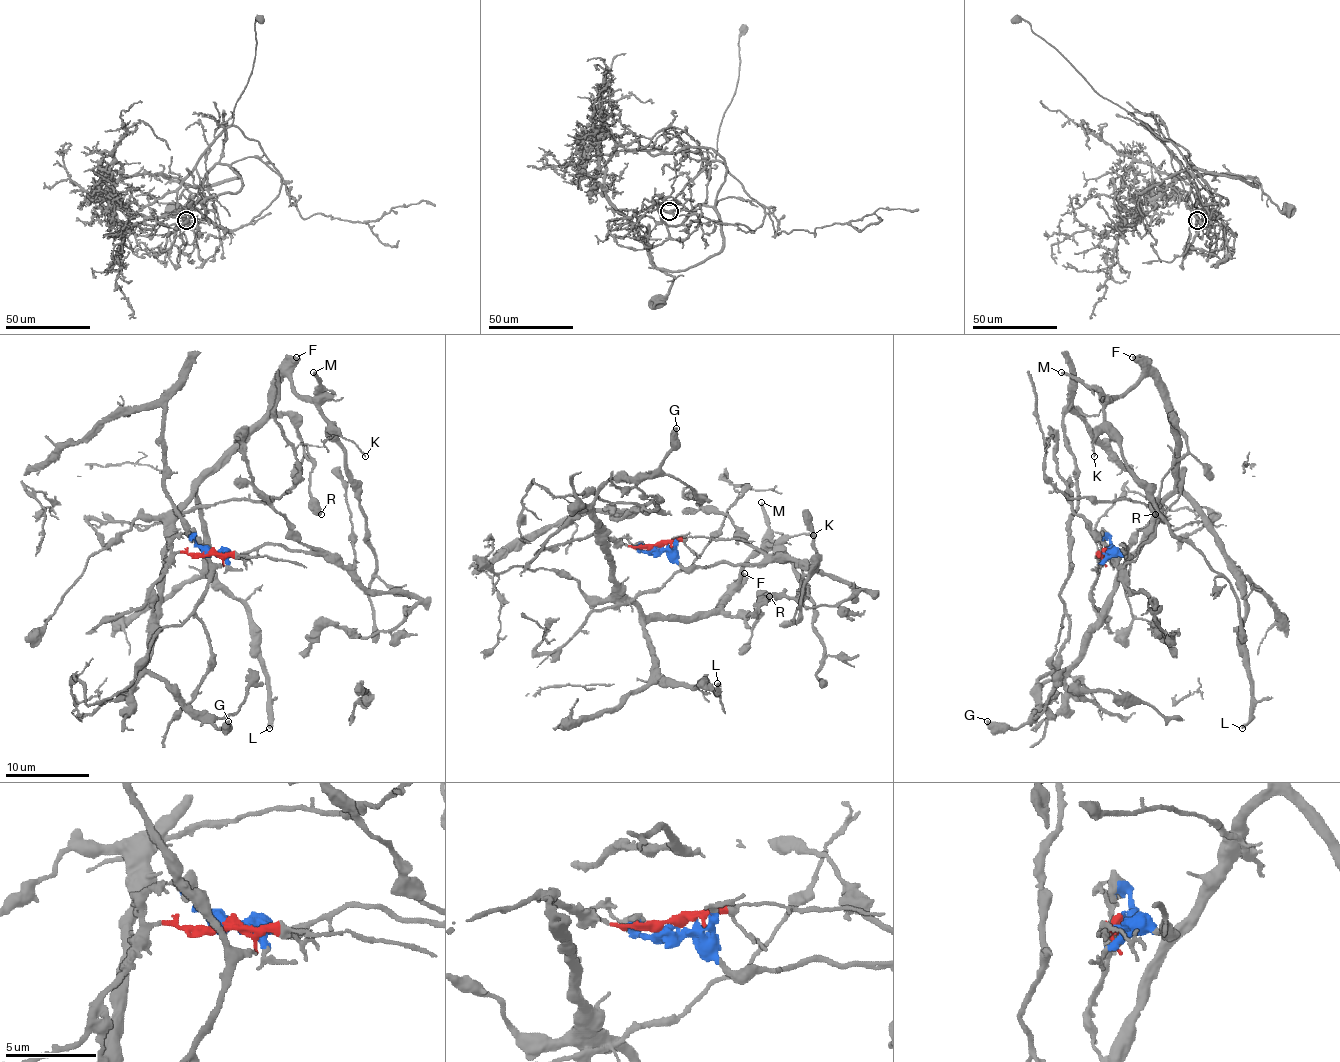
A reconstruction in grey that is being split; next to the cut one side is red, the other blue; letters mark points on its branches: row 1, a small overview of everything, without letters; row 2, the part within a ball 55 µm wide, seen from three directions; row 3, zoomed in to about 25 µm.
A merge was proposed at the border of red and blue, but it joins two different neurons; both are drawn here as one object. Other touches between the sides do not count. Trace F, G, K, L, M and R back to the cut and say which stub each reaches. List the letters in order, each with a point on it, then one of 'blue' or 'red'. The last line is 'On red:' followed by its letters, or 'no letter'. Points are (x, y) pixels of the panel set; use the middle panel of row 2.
F: at (744, 573); red
G: at (676, 428); red
K: at (813, 535); red
L: at (717, 683); red
M: at (761, 502); red
R: at (769, 596); red
On red: F, G, K, L, M, R

